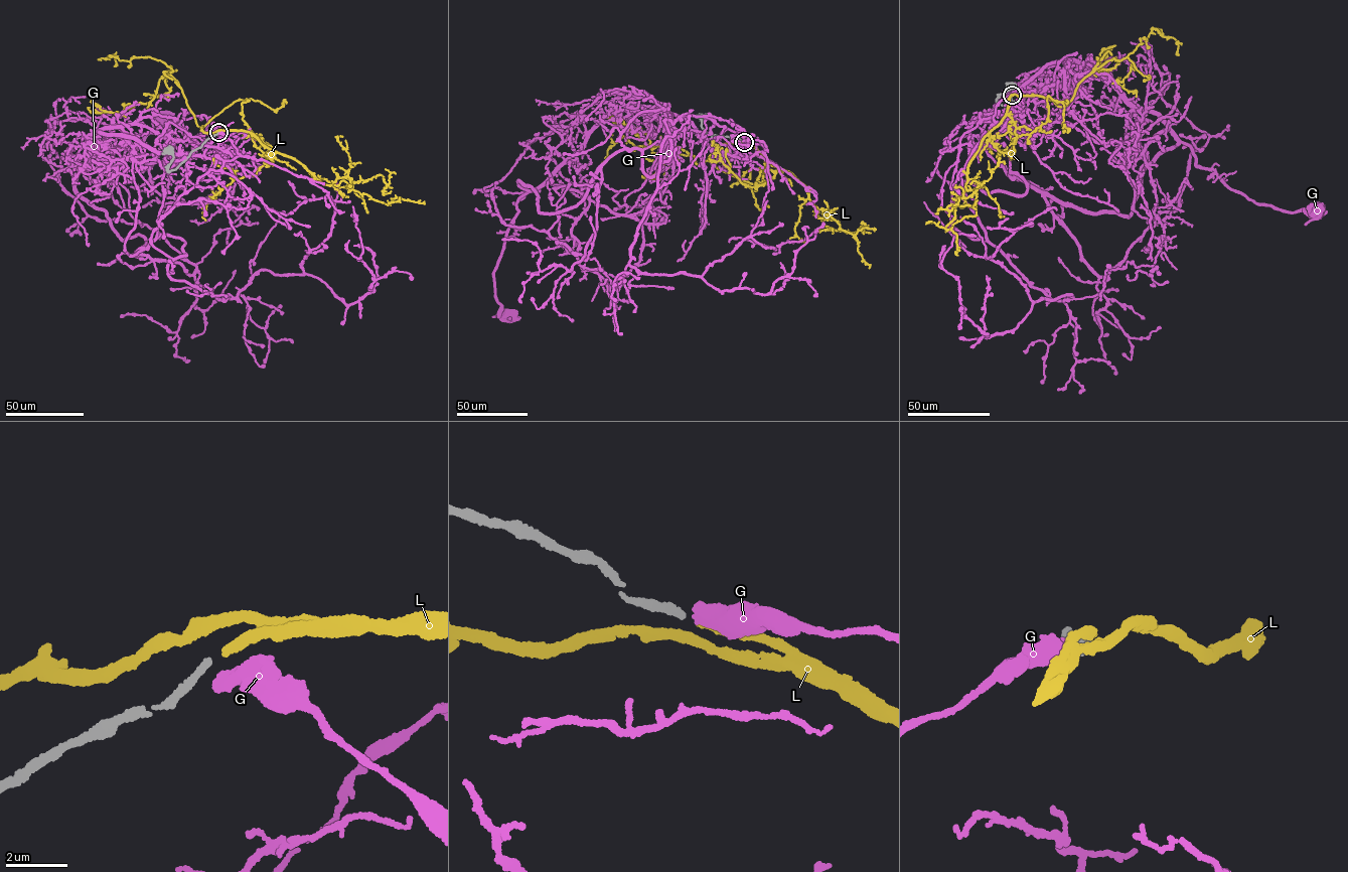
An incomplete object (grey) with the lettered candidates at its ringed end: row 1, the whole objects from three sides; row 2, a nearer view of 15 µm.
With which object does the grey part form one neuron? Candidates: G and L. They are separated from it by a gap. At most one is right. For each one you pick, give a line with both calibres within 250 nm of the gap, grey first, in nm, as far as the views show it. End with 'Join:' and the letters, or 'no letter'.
L: Thickness 240 nm (grey) against 280 nm
Join: L

